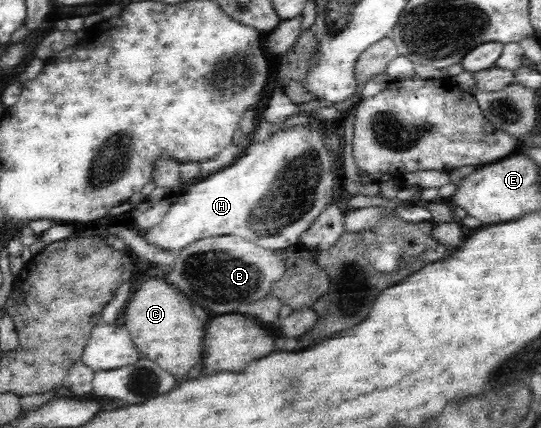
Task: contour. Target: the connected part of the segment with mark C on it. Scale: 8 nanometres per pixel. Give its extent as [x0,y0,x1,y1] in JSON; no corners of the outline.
[123,277,206,377]

